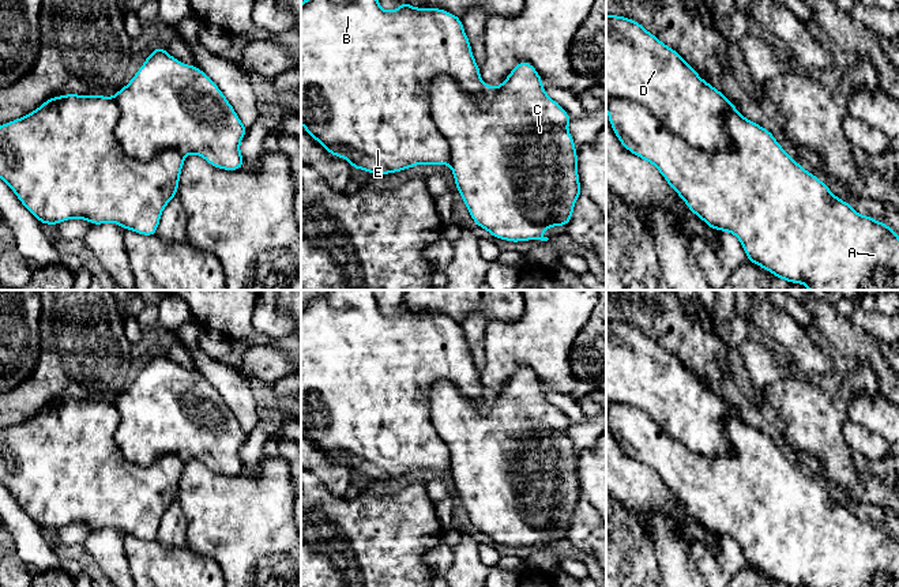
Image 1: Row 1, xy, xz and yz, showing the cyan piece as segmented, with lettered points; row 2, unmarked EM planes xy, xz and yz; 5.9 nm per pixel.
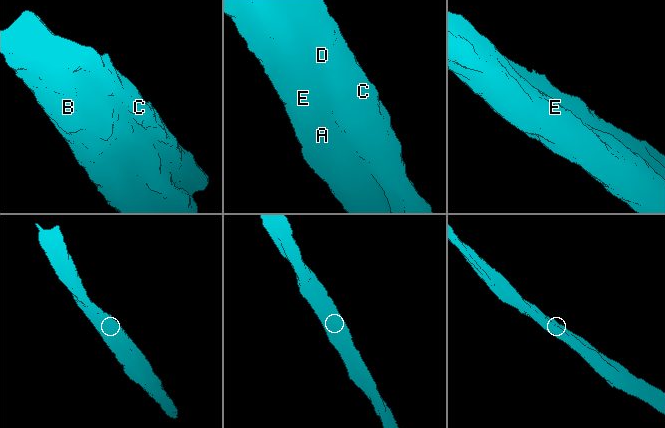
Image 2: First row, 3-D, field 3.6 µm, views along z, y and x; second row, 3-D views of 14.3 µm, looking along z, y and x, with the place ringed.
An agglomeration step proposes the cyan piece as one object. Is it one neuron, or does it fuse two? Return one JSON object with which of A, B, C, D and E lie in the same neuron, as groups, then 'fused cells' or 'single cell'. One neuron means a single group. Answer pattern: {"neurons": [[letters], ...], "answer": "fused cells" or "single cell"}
{"neurons": [["A", "B", "C", "D", "E"]], "answer": "single cell"}

